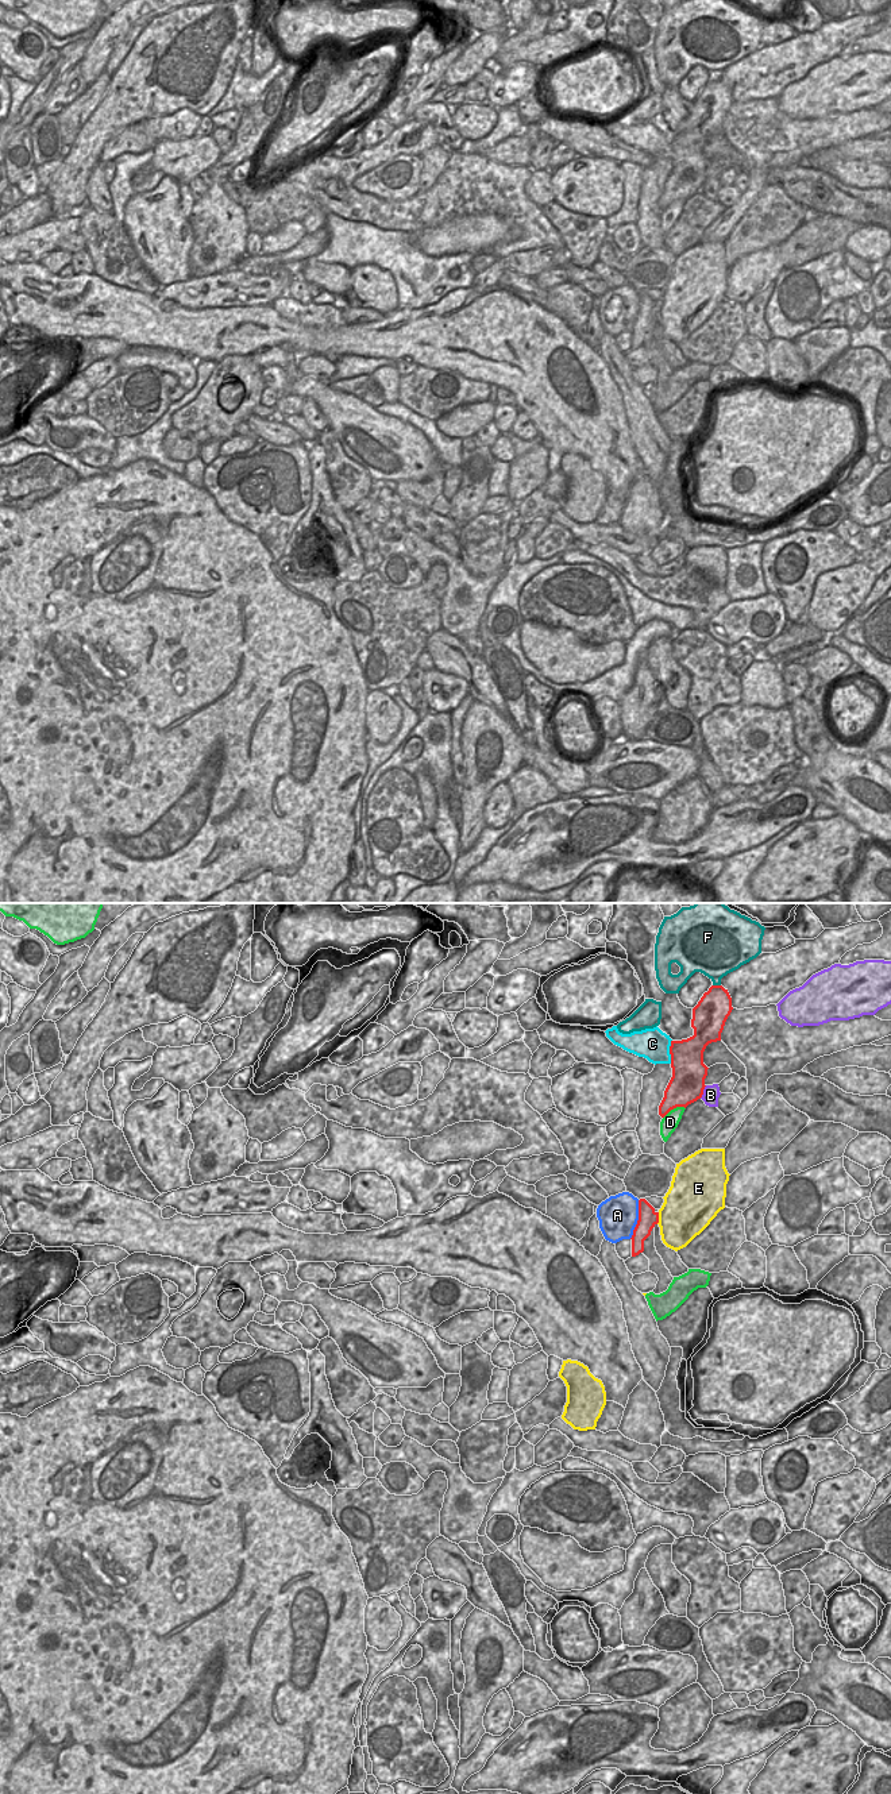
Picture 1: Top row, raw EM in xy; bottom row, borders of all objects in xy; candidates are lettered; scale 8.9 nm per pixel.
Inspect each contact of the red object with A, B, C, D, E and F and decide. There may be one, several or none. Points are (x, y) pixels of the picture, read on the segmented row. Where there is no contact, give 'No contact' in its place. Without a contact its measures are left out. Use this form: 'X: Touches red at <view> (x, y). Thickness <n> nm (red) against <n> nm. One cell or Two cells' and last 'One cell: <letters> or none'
A: Touches red at xy (639, 1219). Thickness 170 nm (red) against 340 nm. Two cells
B: Touches red at xy (702, 1092). Thickness 320 nm (red) against 150 nm. Two cells
C: Touches red at xy (670, 1052). Thickness 320 nm (red) against 280 nm. Two cells
D: Touches red at xy (674, 1107). Thickness 320 nm (red) against 150 nm. Two cells
E: Touches red at xy (658, 1218). Thickness 170 nm (red) against 440 nm. Two cells
F: Touches red at xy (717, 986). Thickness 300 nm (red) against 340 nm. Two cells
One cell: none

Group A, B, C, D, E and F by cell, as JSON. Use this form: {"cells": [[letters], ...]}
{"cells": [["A"], ["B"], ["C"], ["D"], ["E"], ["F"]]}

